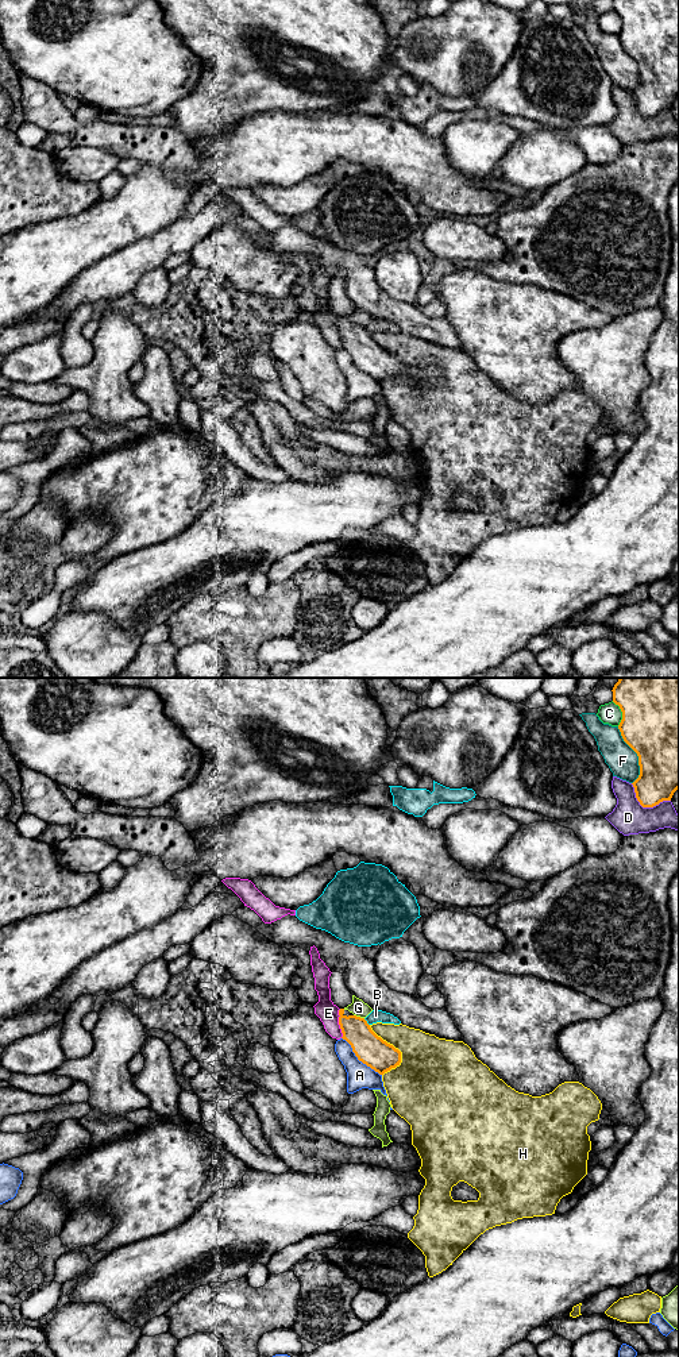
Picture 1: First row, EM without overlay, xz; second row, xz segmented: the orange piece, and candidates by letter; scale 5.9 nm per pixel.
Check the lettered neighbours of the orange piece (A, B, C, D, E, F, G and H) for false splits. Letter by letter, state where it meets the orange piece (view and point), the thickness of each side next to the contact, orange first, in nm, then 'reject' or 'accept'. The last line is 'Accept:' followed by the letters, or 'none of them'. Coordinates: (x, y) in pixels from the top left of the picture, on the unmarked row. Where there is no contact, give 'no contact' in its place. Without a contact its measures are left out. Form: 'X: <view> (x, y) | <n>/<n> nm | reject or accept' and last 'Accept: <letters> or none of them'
A: xz (359, 369) | 180/150 nm | reject
B: xz (366, 331) | 180/80 nm | reject
C: xz (622, 22) | 440/130 nm | reject
D: xz (645, 115) | 280/200 nm | reject
E: xz (339, 332) | 180/130 nm | reject
F: xz (637, 64) | 500/180 nm | reject
G: xz (359, 326) | 180/100 nm | reject
H: xz (397, 358) | 180/400 nm | reject
Accept: none of them

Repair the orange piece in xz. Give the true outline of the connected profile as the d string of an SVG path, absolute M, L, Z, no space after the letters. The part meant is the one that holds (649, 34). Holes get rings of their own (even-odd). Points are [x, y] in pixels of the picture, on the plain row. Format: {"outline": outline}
{"outline": "M613 0L613 11L622 20L621 45L639 65L637 109L643 116L671 109L679 97L679 0Z"}

